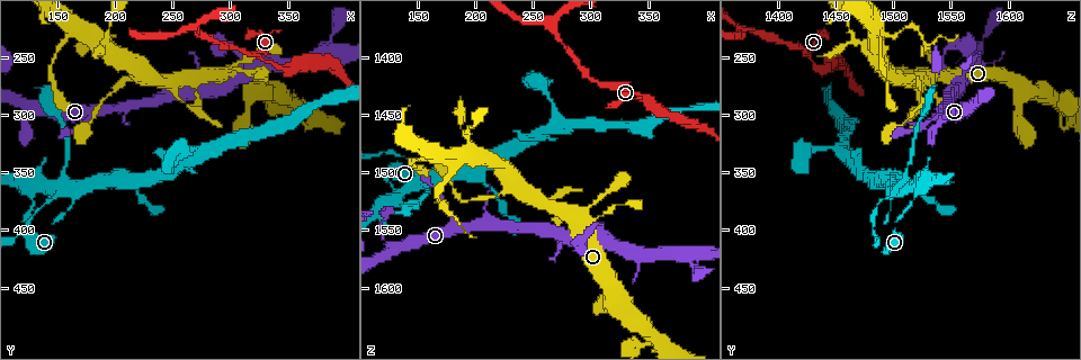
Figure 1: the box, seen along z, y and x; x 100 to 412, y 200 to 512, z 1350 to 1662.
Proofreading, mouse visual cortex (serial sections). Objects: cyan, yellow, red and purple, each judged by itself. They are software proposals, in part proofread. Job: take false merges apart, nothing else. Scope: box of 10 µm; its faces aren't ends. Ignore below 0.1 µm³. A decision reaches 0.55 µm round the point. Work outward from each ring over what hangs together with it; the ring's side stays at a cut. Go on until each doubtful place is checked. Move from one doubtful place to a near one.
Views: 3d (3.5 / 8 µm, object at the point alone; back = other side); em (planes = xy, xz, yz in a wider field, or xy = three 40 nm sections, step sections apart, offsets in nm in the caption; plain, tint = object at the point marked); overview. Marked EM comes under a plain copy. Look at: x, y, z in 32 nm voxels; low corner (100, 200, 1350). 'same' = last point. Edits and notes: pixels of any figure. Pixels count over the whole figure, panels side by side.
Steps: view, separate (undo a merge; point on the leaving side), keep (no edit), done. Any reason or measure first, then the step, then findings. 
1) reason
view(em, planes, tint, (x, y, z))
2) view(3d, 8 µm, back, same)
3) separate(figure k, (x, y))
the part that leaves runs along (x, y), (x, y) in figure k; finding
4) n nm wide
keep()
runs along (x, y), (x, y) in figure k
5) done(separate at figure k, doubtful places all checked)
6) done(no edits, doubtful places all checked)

sudden change in width
view(3d, 8 µm, (306, 244, 1544))

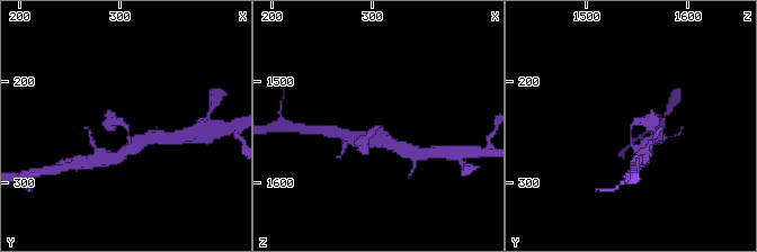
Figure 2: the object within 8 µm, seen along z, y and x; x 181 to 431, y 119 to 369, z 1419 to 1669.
closer look
view(3d, 3.5 µm, same)

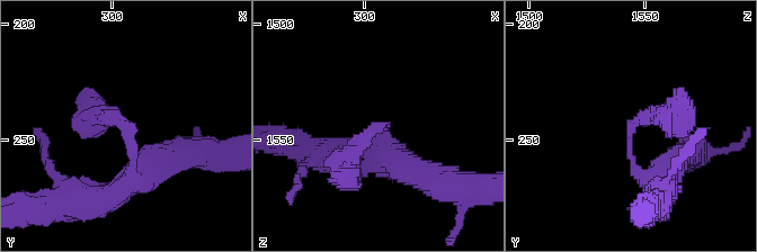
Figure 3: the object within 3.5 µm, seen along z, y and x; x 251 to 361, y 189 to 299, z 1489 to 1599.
need the tissue
view(em, planes, tint, (305, 243, 1546))

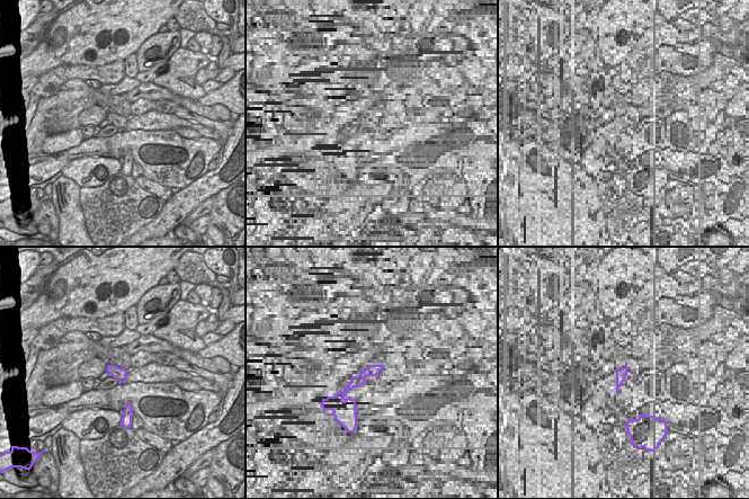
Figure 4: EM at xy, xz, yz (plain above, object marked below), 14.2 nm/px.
keep()
runs along (126, 185), (126, 126), (74, 126) in figure 3; continuous, no second cell

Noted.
two arms in line, one across
view(3d, 3.5 µm, back, (124, 364, 1524))

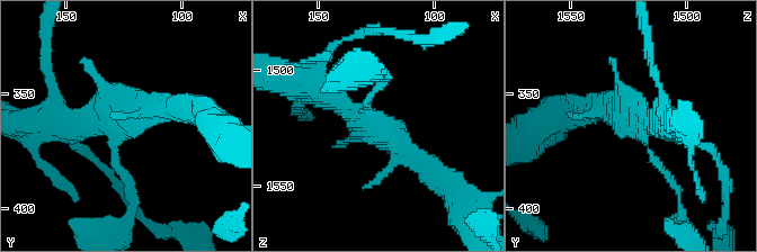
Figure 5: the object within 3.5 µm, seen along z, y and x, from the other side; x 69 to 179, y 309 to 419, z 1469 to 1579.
view(em, xy, step 1, tint, (124, 364, 1523))

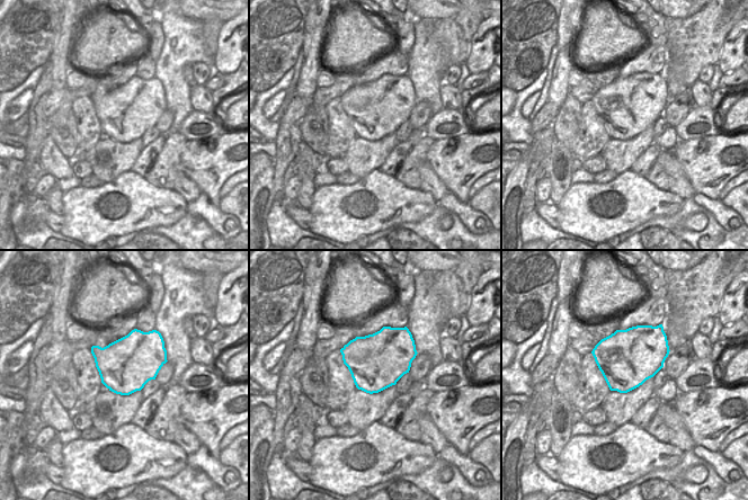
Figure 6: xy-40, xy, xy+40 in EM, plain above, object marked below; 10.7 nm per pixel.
keep()
runs along (673, 181), (621, 113), (584, 106) in figure 5; continuous, no second cell

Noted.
view(3d, 3.5 µm, (148, 366, 1510))

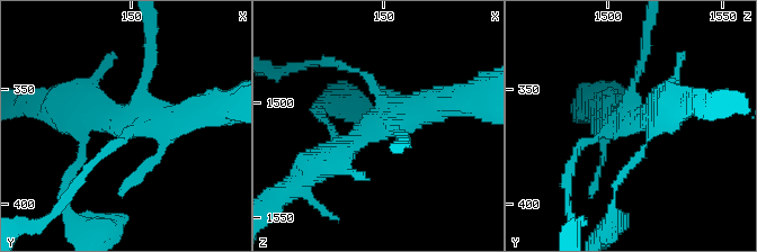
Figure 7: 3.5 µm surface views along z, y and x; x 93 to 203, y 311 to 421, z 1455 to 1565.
now the EM
view(em, planes, tint, (149, 364, 1510))

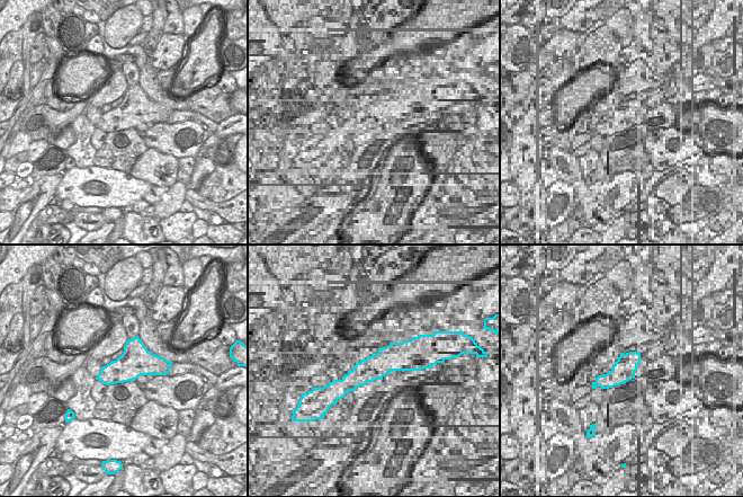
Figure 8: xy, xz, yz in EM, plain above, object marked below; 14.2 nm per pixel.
440 nm wide
keep()
runs along (335, 138), (448, 104) in figure 7; all the same cell

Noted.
arms part here
view(3d, 3.5 µm, (270, 224, 1380))

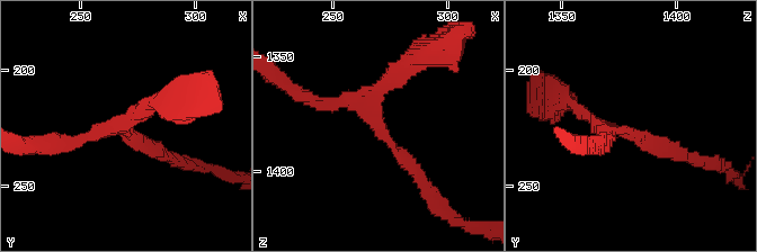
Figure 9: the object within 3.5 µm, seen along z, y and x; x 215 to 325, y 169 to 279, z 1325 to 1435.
3 arms; arms of 150, 200, 200 nm
view(em, xy, step 2, tint, (269, 227, 1378))

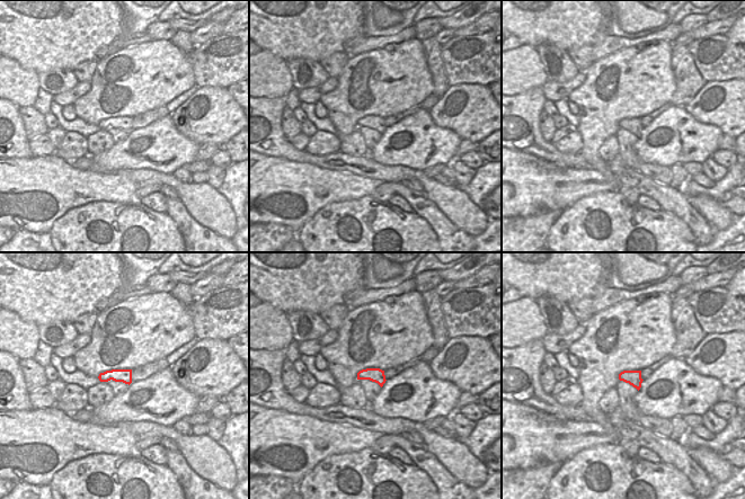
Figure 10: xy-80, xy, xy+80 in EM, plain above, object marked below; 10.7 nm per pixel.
keep()
continuous, no second cell

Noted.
done(no edits, doubtful places all checked)

